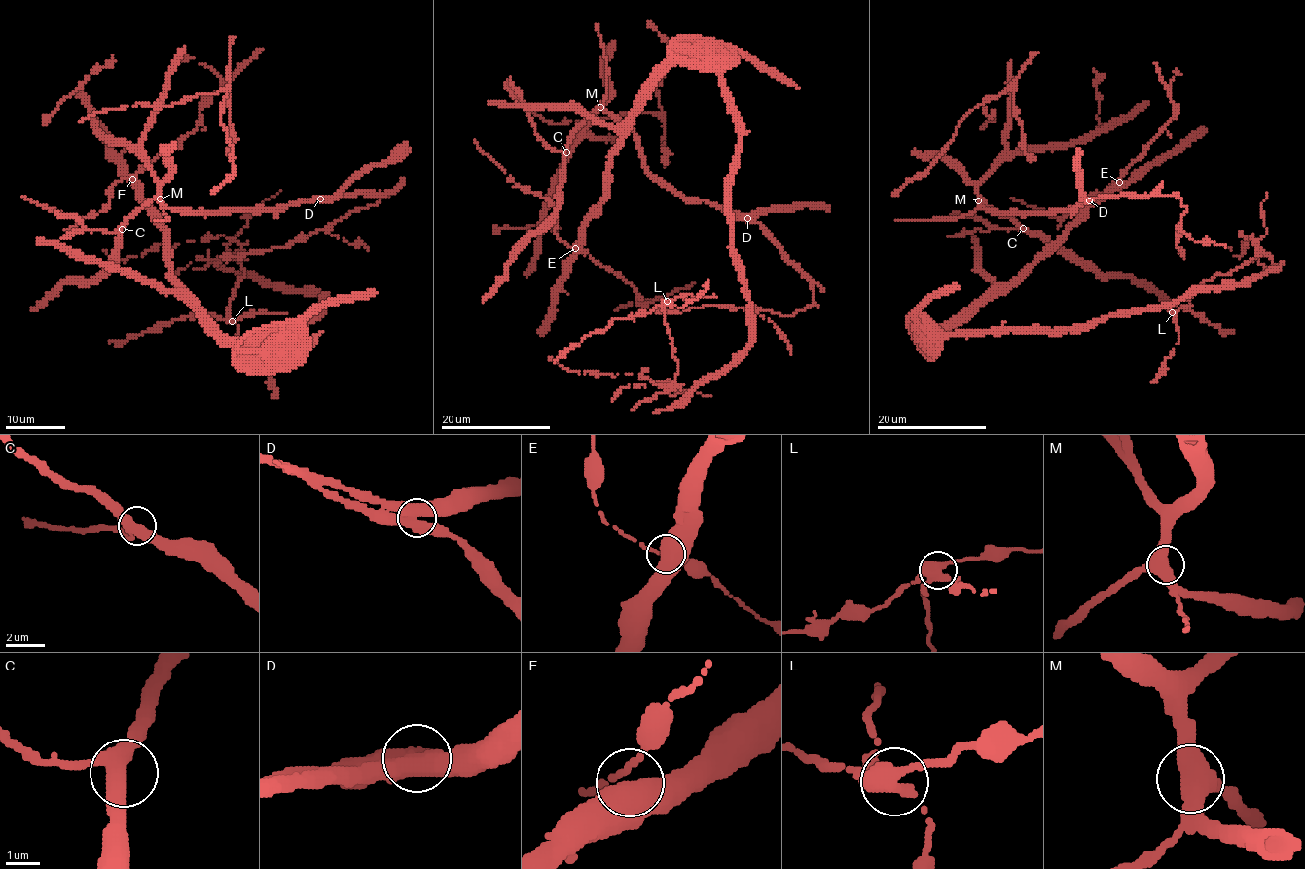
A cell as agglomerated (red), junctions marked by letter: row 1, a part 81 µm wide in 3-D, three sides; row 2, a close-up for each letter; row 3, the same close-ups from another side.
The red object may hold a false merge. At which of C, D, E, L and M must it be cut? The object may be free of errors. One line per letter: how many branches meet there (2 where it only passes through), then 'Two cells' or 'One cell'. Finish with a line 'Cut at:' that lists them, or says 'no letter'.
C: Branches: 3. One cell
D: Branches: 3. One cell
E: Branches: 3. One cell
L: Branches: 3. Two cells
M: Branches: 3. One cell
Cut at: L

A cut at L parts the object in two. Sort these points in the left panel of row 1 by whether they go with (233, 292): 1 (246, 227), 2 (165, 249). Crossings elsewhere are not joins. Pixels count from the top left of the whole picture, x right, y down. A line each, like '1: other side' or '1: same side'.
1: same side
2: other side

